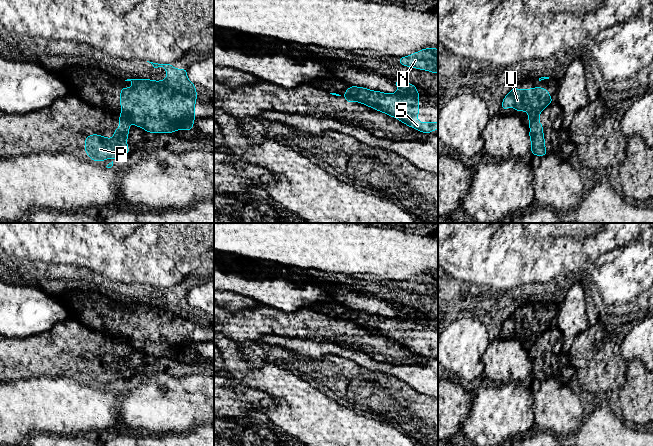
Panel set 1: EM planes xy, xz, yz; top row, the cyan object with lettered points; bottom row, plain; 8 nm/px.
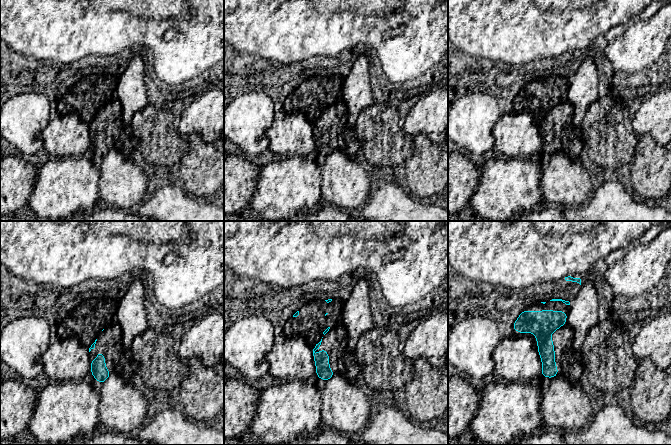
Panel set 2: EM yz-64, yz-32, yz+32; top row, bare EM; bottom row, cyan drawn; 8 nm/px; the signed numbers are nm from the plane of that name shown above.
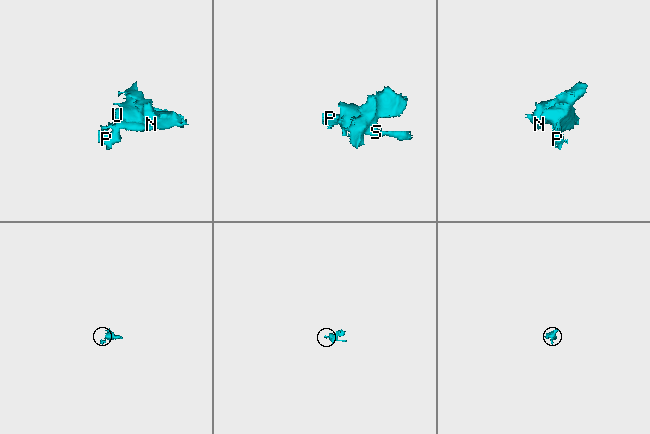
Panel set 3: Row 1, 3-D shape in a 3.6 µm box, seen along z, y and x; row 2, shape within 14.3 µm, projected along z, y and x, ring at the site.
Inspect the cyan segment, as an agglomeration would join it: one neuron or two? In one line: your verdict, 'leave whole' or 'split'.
split

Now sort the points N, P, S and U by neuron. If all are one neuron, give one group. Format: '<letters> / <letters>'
N S U / P

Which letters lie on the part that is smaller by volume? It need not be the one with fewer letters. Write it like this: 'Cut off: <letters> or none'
Cut off: P

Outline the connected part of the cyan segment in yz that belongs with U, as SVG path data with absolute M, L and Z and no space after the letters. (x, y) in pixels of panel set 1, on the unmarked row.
M515 311L502 325L502 335L513 331L515 335L527 335L529 348L547 331L554 322L549 321L549 315L541 311L533 313L516 313Z

